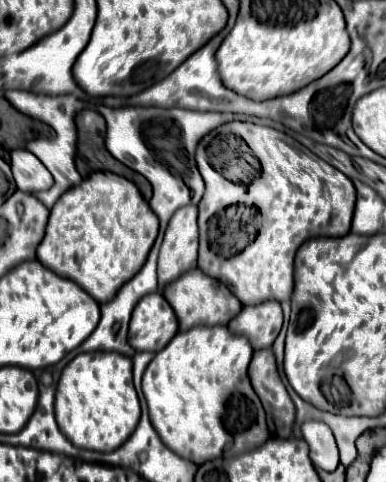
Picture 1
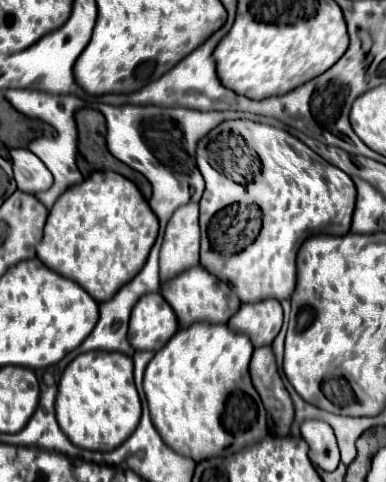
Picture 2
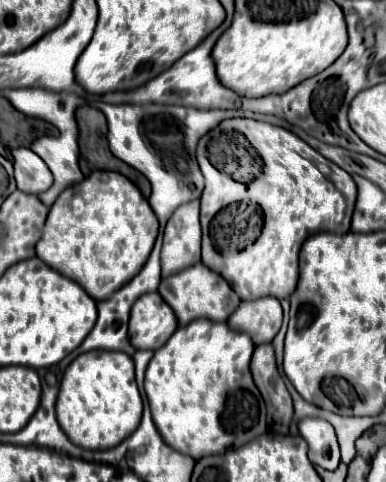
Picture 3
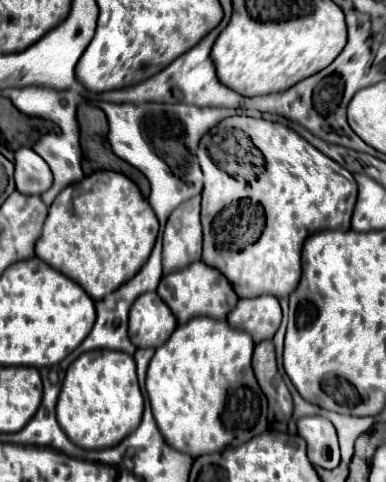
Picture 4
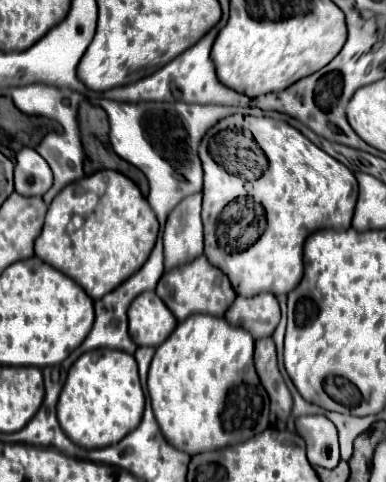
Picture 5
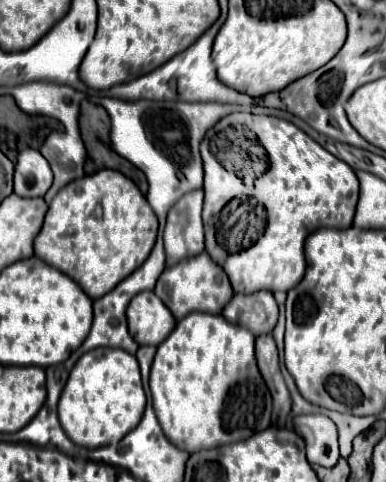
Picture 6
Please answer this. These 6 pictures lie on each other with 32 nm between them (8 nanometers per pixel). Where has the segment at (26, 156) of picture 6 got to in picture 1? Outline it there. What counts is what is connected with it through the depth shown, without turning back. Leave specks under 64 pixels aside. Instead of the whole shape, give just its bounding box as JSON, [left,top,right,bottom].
[10,150,54,192]

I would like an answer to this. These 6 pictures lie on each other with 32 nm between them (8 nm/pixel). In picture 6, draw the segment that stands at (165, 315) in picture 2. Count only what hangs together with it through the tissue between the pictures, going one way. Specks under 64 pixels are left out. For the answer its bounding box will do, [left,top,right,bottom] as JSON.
[126,292,176,346]

